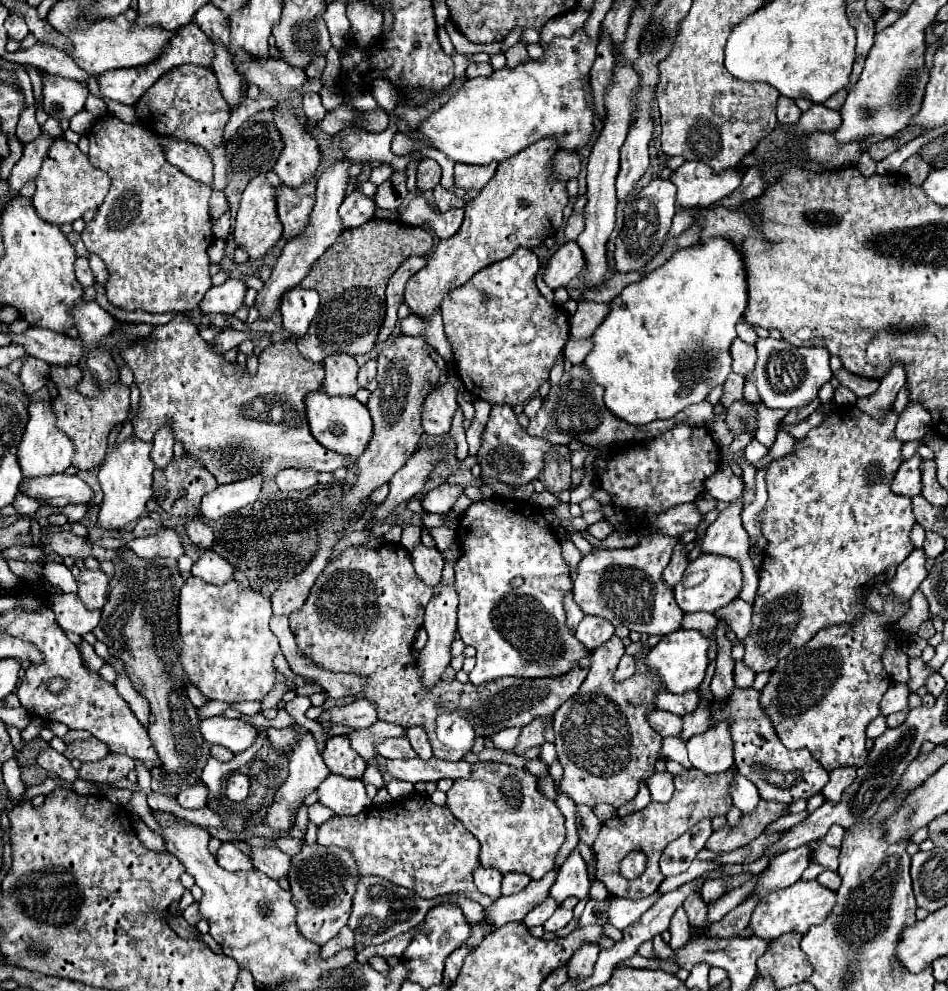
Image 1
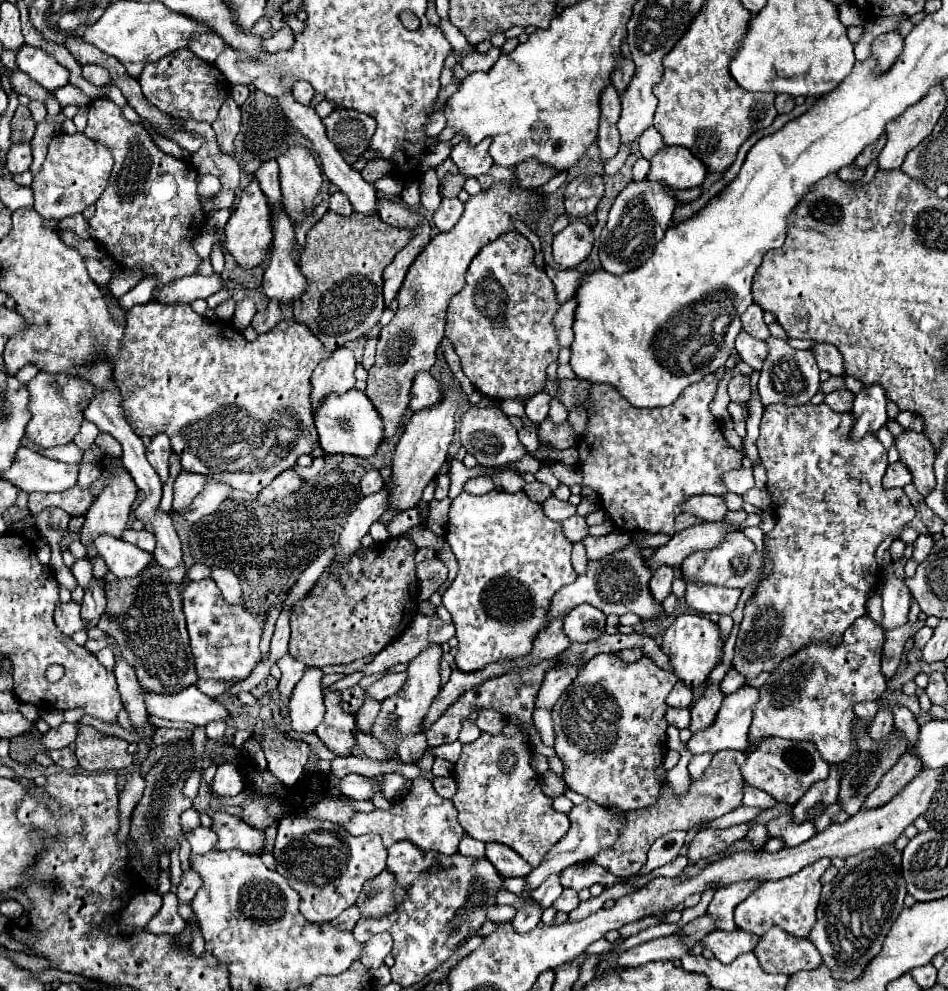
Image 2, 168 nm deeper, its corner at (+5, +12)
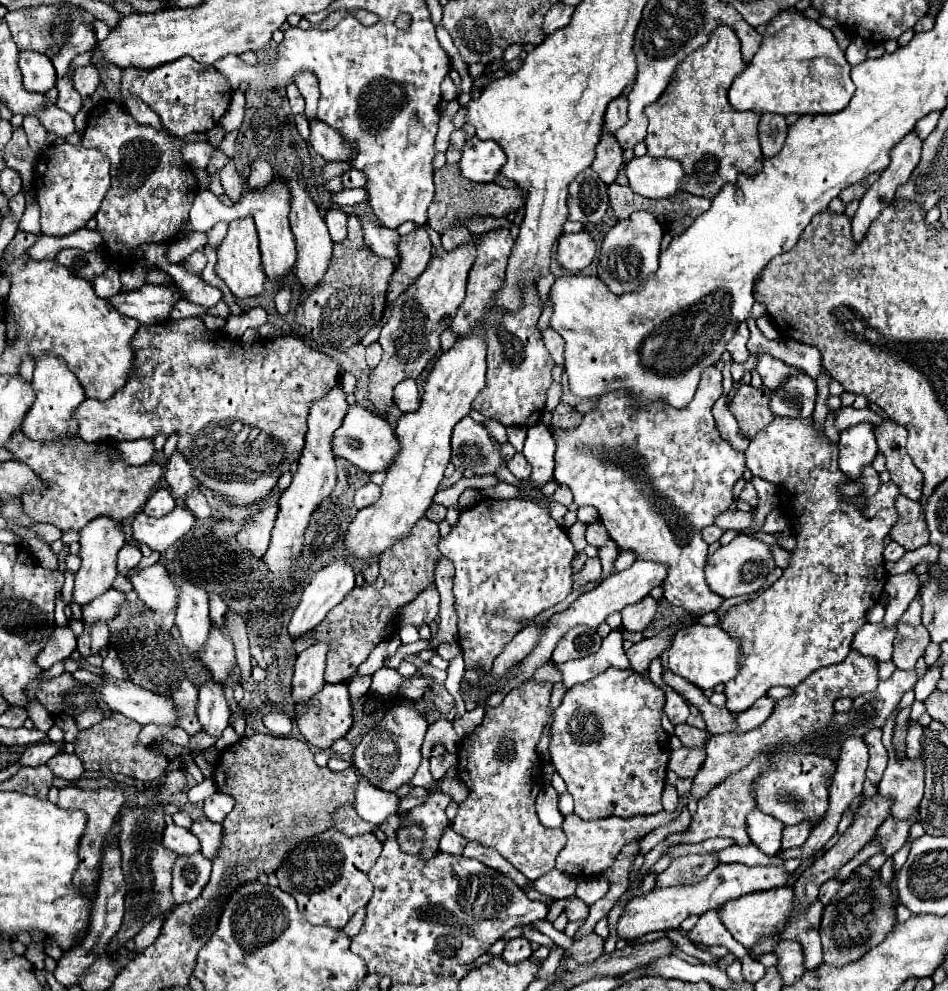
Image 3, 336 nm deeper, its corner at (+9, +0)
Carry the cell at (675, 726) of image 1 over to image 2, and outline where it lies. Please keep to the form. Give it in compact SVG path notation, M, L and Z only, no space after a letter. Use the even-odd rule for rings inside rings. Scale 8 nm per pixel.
M668 708L664 714L666 722L676 728L688 728L690 724L690 708Z

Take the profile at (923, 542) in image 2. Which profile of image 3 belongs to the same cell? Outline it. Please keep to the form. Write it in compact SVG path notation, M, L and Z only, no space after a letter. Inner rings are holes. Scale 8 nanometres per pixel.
M910 570L906 574L888 576L884 592L890 596L890 602L886 606L886 614L882 618L882 624L886 628L894 628L898 618L906 612L908 604L914 600L914 596L918 592L918 574L914 570Z

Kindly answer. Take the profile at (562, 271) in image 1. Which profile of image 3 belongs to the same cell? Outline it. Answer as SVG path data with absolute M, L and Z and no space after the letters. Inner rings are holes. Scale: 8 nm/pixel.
M586 230L574 234L562 234L562 238L558 240L558 262L568 272L576 274L584 270L586 266L590 266L594 256L596 256L596 244Z

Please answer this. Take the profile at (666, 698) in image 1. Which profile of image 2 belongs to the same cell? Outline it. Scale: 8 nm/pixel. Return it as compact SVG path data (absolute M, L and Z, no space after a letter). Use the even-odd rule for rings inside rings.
M678 682L678 684L672 688L672 692L668 694L666 704L668 704L668 706L678 706L678 708L690 706L690 704L692 704L692 690L690 690L688 686L684 686L682 682Z

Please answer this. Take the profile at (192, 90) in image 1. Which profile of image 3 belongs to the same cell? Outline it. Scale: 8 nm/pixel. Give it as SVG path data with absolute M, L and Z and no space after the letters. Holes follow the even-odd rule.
M180 58L178 62L158 66L158 70L124 70L122 98L128 96L140 98L150 110L154 110L170 134L186 136L214 128L228 110L232 90L214 66L202 66L200 62L194 62L194 58Z

